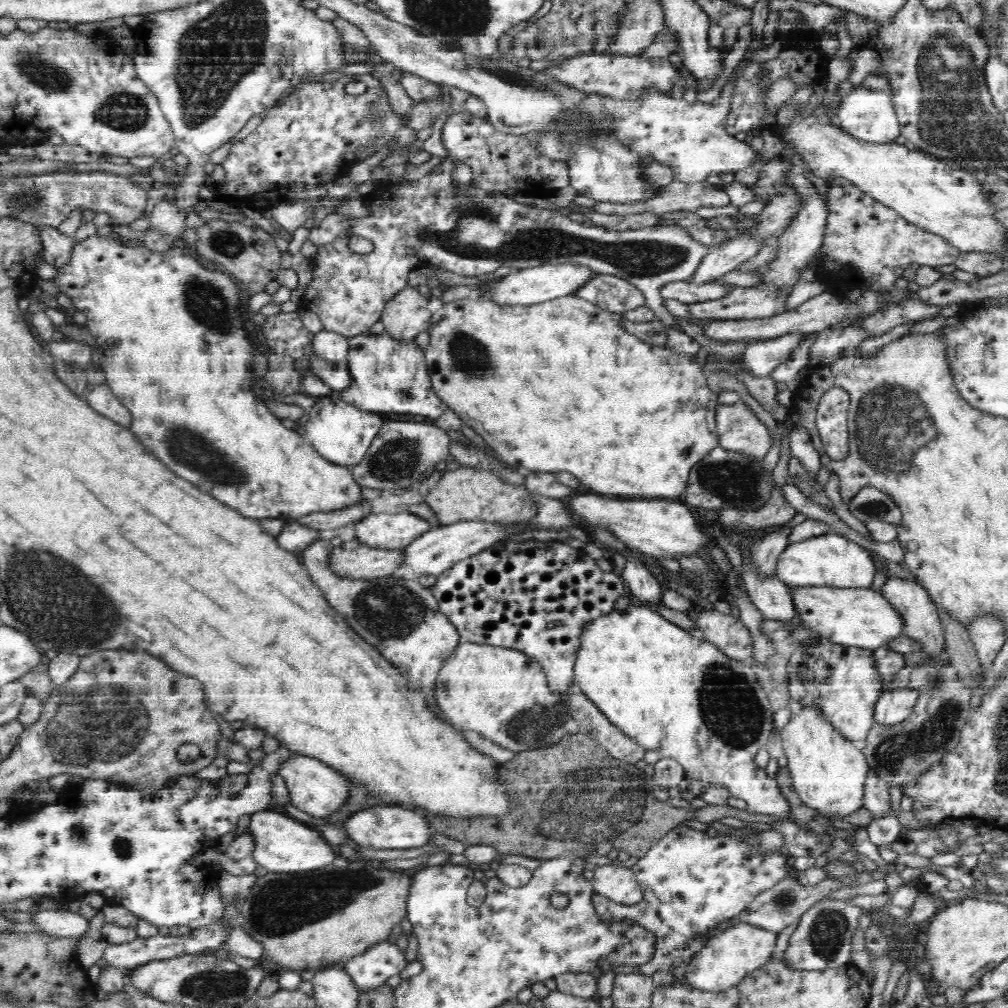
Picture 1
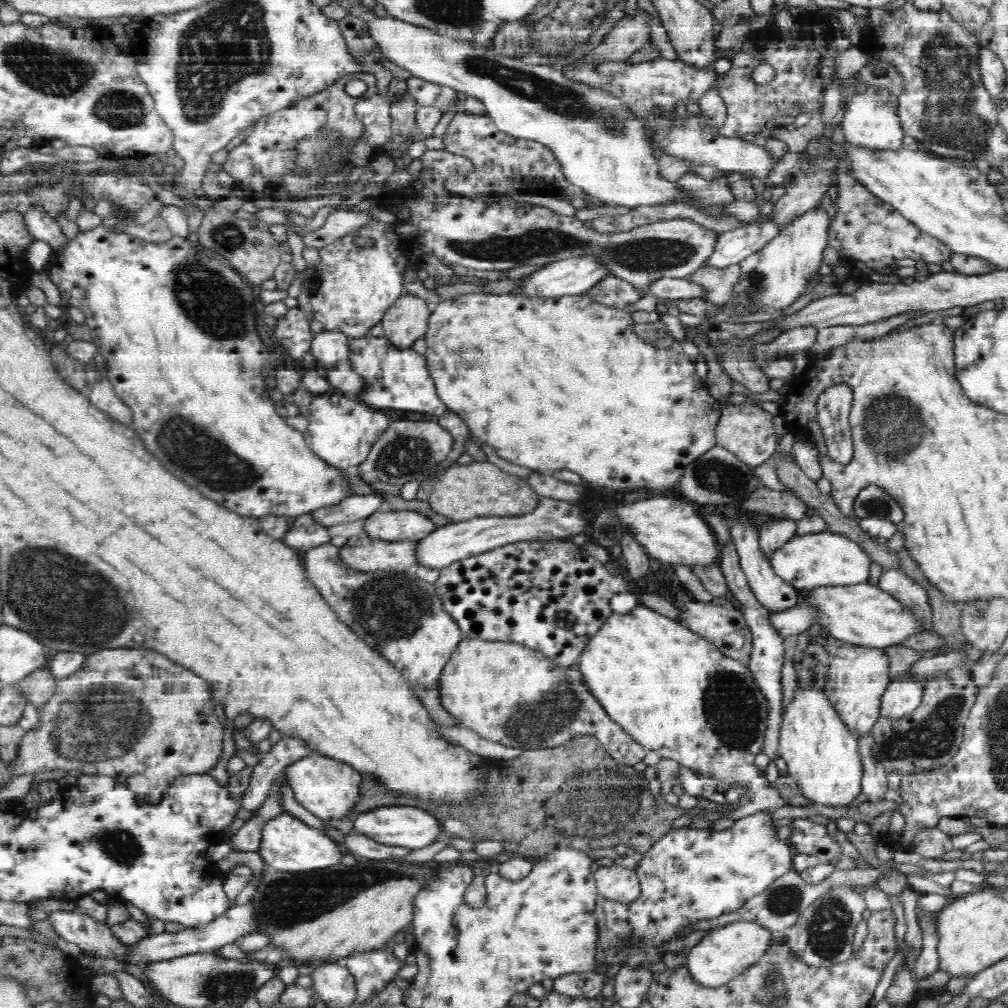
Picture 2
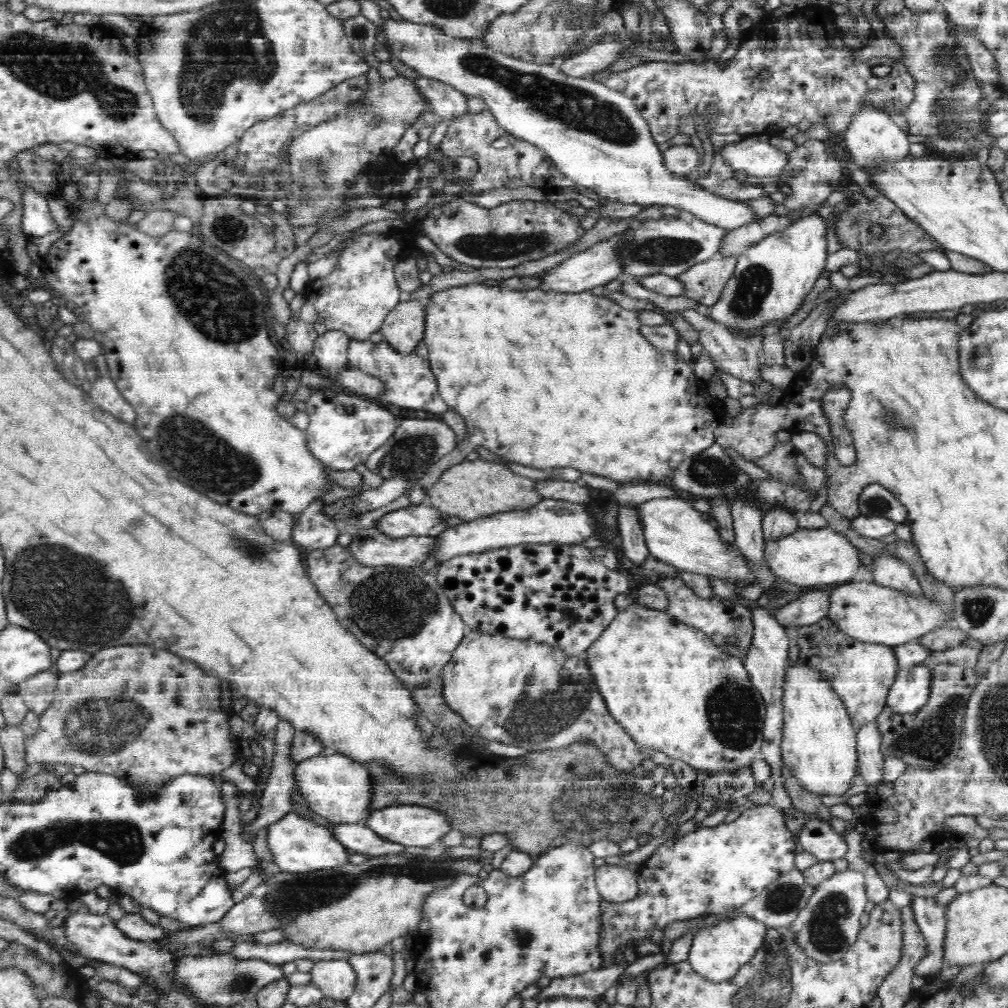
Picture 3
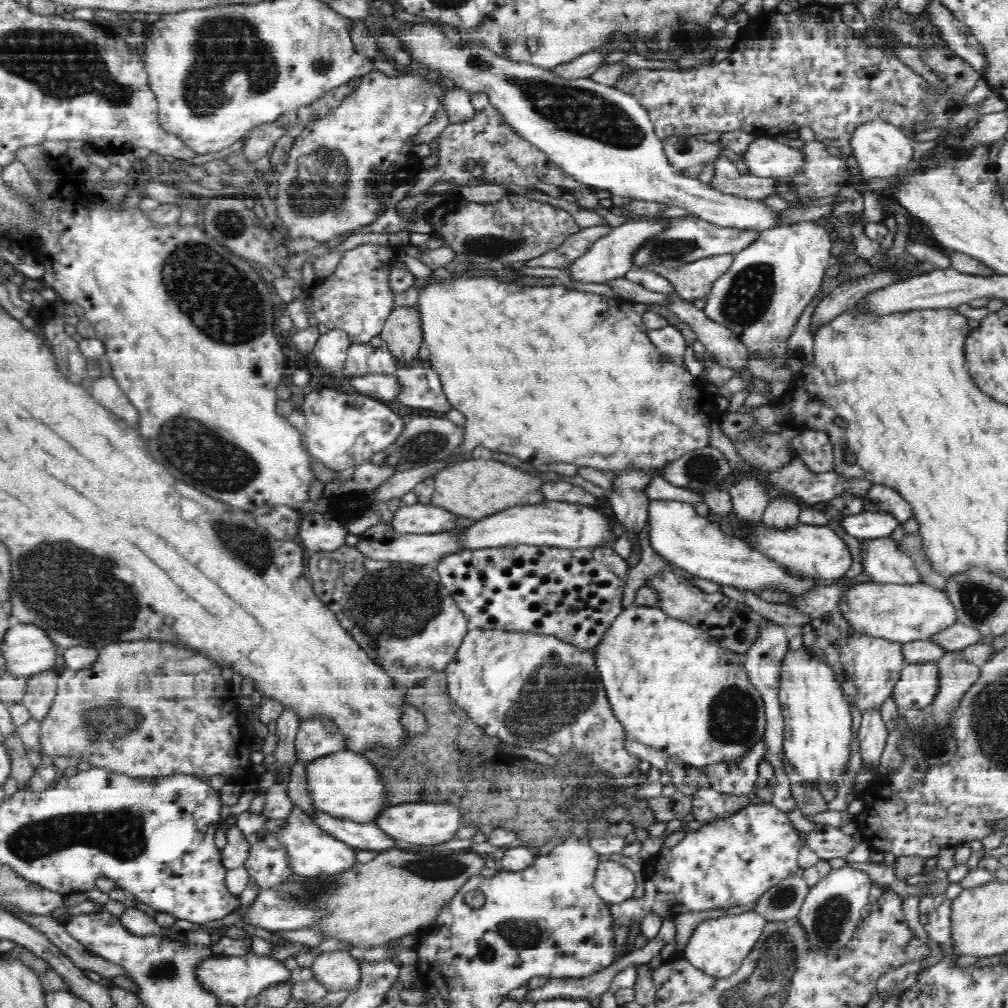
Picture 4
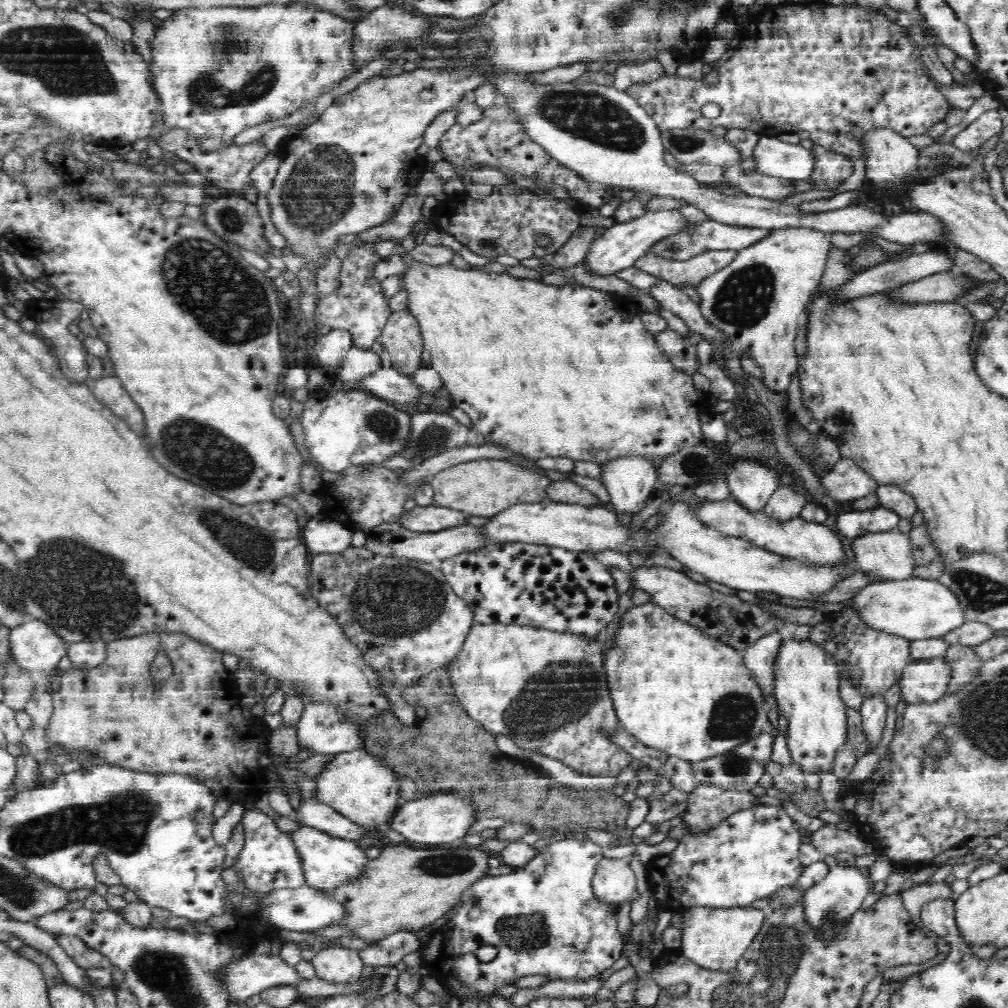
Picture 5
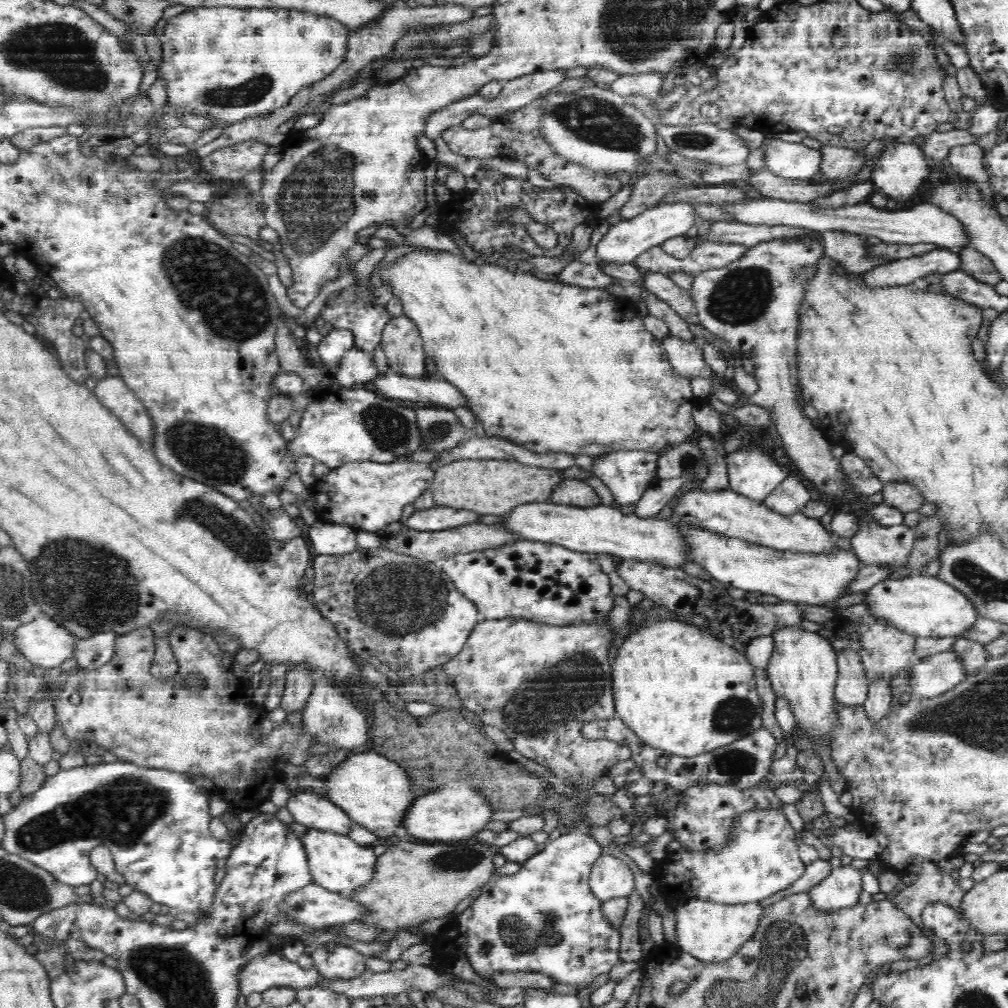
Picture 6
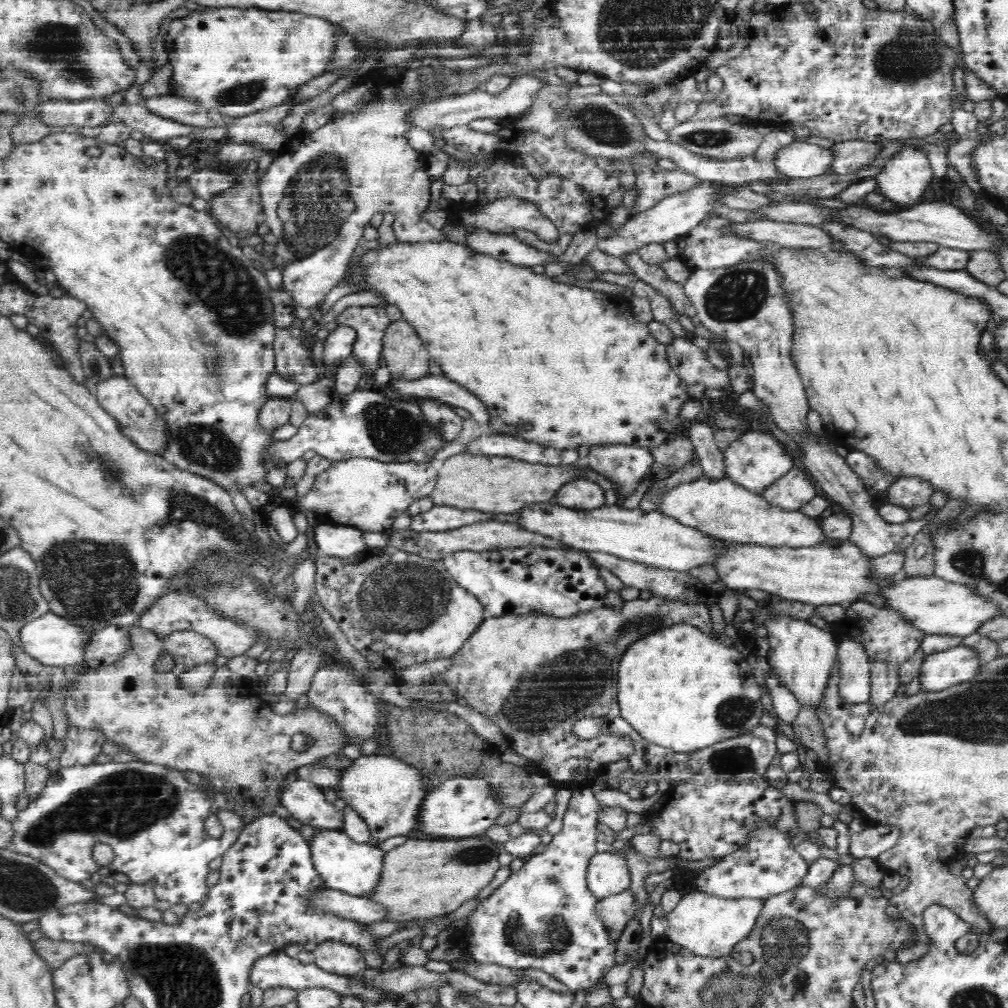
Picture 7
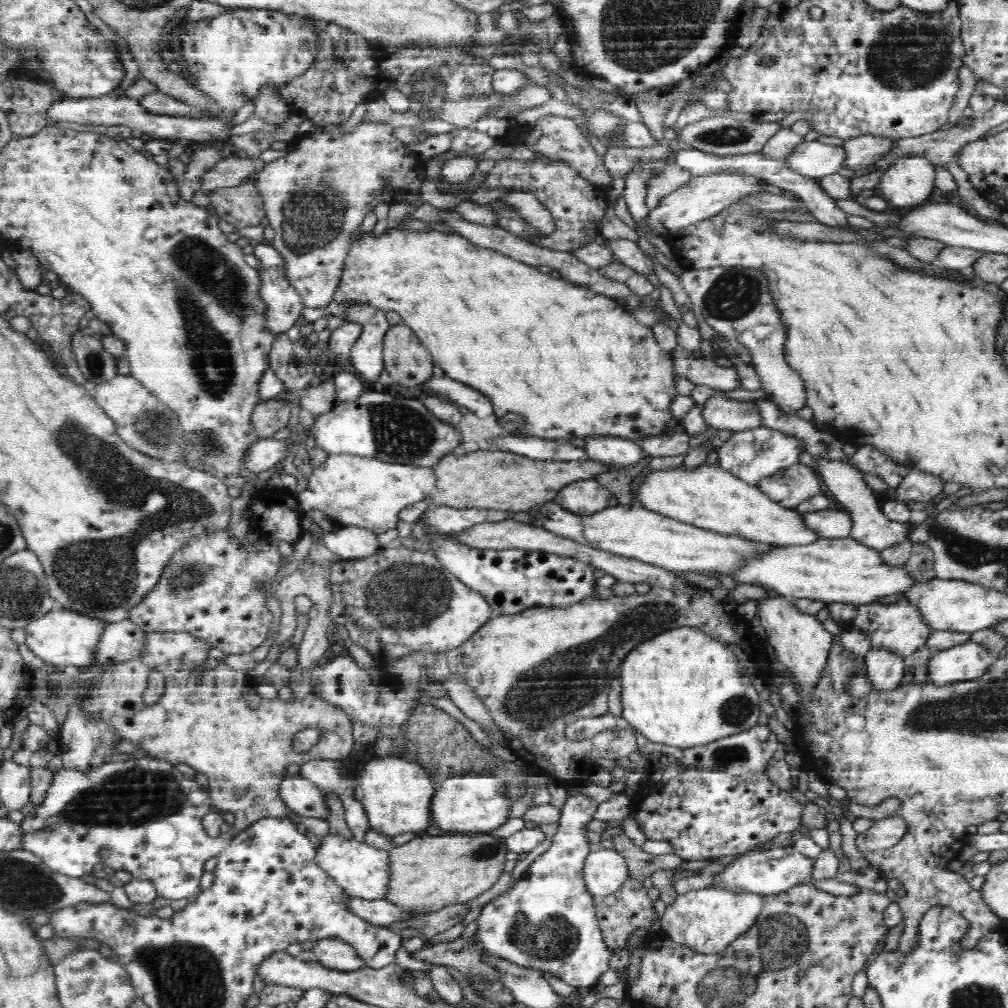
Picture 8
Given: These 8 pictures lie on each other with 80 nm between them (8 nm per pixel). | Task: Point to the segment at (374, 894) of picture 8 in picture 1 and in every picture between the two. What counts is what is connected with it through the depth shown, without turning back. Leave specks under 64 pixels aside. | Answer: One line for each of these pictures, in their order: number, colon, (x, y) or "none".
1: (283, 844)
2: (288, 844)
3: (300, 845)
4: (317, 855)
5: (330, 862)
6: (337, 863)
7: (356, 868)

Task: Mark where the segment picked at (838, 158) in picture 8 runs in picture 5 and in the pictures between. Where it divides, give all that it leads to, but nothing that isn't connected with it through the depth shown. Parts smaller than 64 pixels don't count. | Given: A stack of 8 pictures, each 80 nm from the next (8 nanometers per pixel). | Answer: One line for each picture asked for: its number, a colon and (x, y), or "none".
5: (776, 158)
6: (792, 160)
7: (803, 160)

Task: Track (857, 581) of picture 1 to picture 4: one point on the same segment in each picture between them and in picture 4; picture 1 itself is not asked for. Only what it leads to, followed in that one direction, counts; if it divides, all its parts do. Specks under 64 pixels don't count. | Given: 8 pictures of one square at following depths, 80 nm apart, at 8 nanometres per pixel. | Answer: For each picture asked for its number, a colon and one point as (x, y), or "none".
2: (810, 561)
3: (807, 557)
4: (812, 549)

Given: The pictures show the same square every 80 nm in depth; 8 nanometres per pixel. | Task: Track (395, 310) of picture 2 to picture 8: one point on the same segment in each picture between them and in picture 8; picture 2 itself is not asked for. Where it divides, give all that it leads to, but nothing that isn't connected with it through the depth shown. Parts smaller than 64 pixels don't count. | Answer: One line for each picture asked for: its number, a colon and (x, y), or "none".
3: (403, 330)
4: (402, 335)
5: (402, 342)
6: (402, 344)
7: (404, 353)
8: (407, 360)

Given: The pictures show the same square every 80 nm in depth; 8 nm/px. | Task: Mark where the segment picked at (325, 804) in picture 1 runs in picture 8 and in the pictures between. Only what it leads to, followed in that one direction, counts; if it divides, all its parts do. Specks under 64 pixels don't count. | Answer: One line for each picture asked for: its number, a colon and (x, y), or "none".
2: (331, 788)
3: (339, 788)
4: (347, 784)
5: (357, 783)
6: (377, 792)
7: (389, 794)
8: (397, 795)

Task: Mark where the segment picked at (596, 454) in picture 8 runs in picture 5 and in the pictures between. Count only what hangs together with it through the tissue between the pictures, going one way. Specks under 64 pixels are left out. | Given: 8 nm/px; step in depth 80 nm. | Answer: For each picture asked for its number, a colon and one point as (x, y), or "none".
5: (629, 479)
6: (627, 473)
7: (625, 464)

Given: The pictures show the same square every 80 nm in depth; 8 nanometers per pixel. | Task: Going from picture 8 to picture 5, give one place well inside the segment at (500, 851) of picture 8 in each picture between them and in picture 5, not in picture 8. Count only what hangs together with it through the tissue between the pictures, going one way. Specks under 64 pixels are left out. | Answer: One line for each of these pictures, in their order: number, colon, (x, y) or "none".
5: (407, 887)
6: (414, 882)
7: (421, 877)

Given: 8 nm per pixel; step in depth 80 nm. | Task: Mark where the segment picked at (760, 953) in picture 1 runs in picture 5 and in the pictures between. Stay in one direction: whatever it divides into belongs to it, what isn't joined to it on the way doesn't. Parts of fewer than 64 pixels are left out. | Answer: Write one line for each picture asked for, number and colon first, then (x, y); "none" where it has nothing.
2: (719, 956)
3: (718, 951)
4: (717, 946)
5: (715, 937)

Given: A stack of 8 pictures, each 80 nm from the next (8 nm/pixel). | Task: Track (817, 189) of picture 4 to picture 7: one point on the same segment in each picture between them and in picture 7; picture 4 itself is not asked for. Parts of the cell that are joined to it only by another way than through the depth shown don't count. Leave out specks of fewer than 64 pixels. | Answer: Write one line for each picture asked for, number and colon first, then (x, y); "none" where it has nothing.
5: (832, 168)
6: (840, 162)
7: (851, 155)

